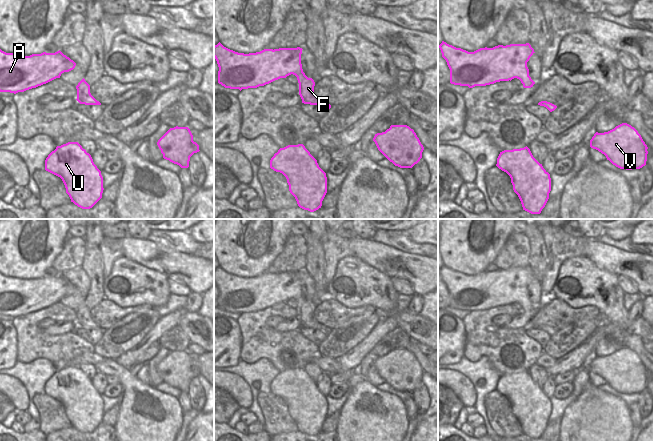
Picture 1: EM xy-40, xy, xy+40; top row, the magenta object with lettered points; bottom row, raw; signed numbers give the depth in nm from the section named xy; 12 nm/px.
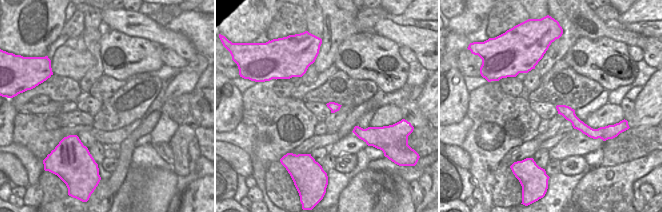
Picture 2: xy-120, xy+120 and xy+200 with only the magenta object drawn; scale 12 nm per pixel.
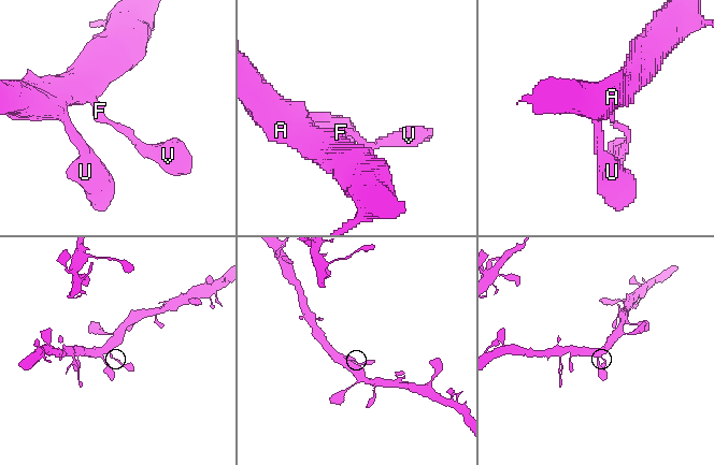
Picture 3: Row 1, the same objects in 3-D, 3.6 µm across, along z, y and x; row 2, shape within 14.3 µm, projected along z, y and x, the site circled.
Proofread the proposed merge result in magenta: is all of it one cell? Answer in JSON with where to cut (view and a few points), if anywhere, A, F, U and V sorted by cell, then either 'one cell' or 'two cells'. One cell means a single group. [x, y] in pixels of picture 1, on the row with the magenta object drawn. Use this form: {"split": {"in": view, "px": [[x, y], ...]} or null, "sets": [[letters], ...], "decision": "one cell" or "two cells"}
{"split": null, "sets": [["A", "F", "U", "V"]], "decision": "one cell"}

